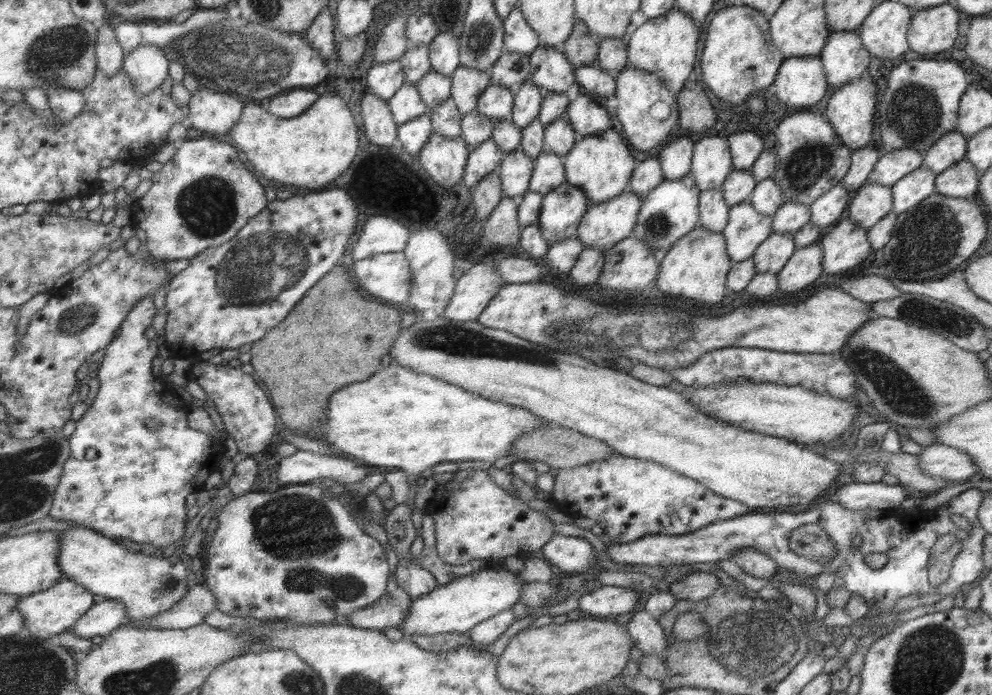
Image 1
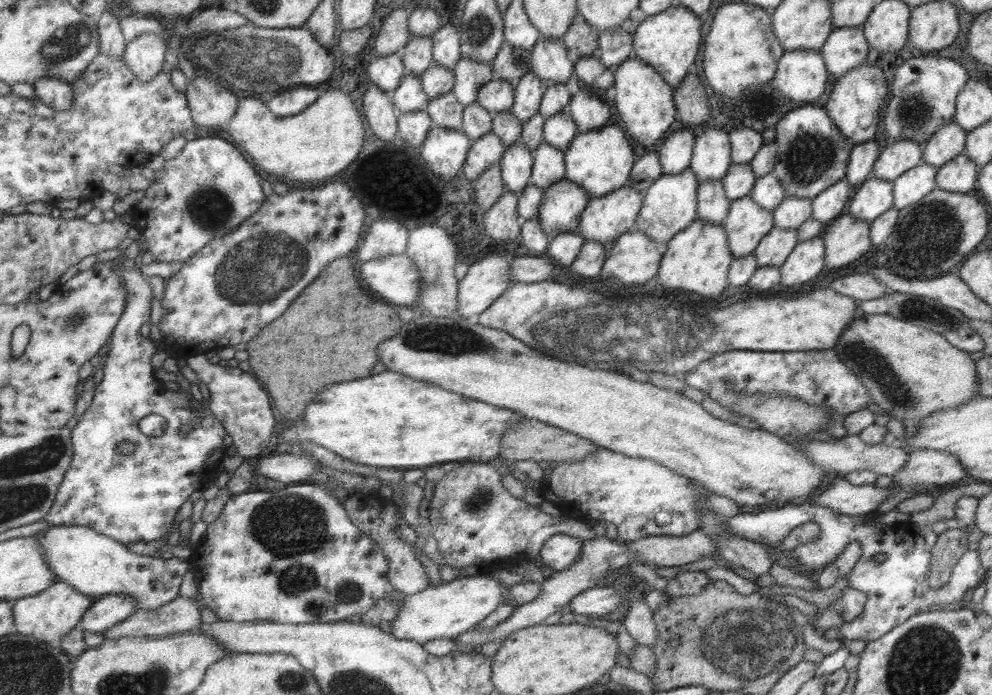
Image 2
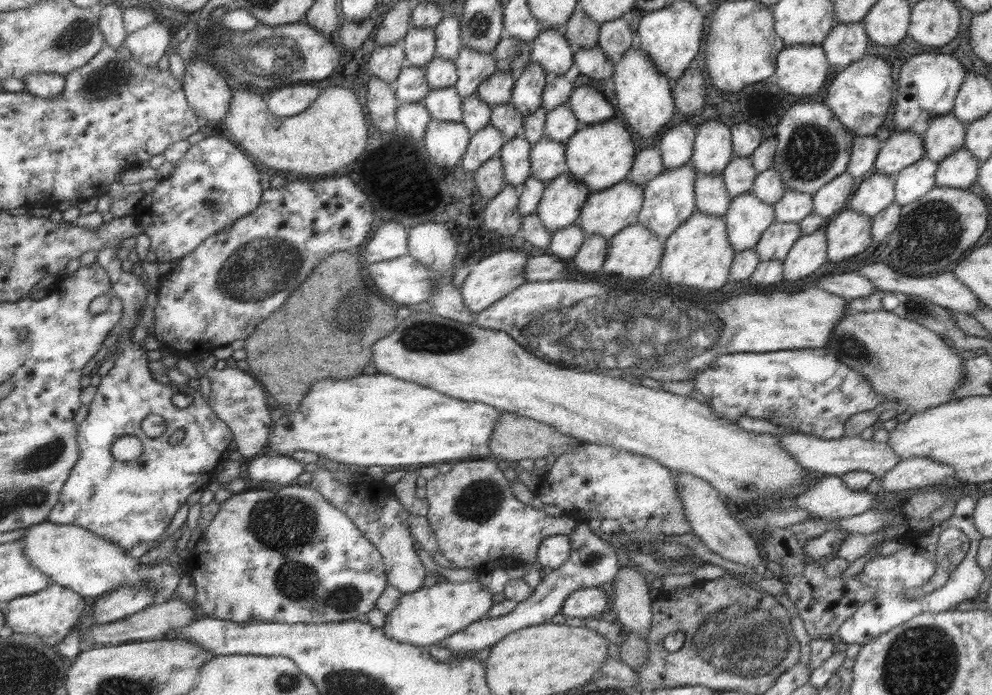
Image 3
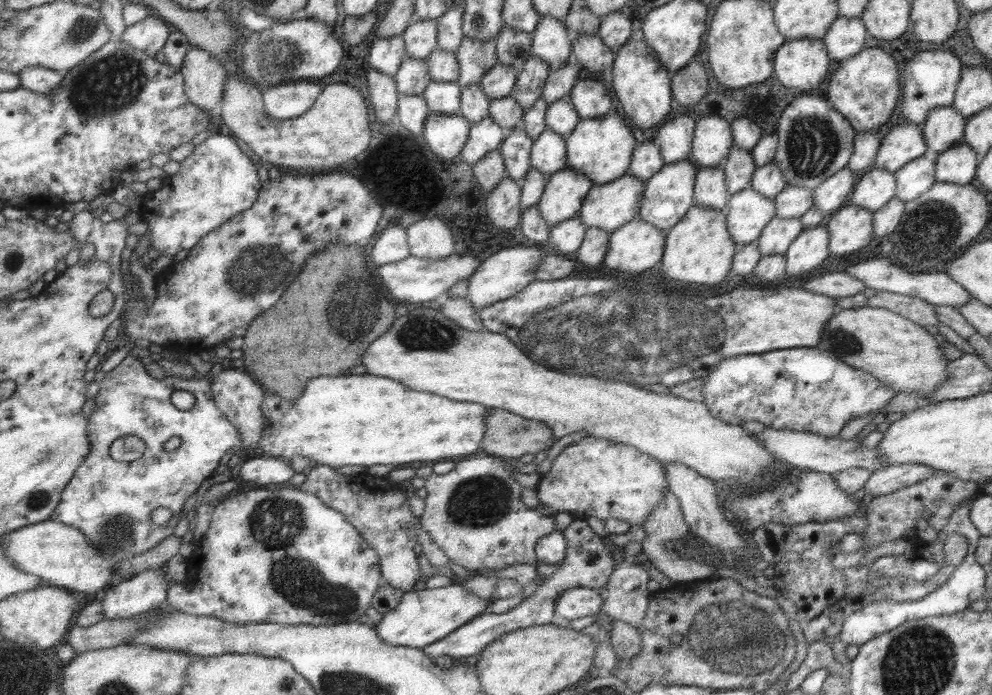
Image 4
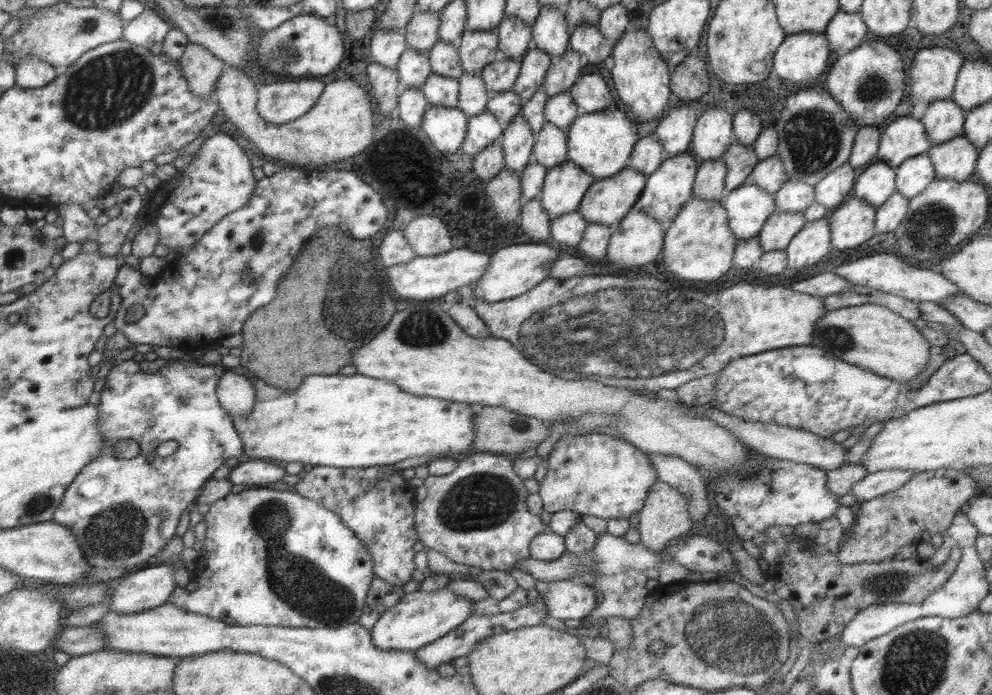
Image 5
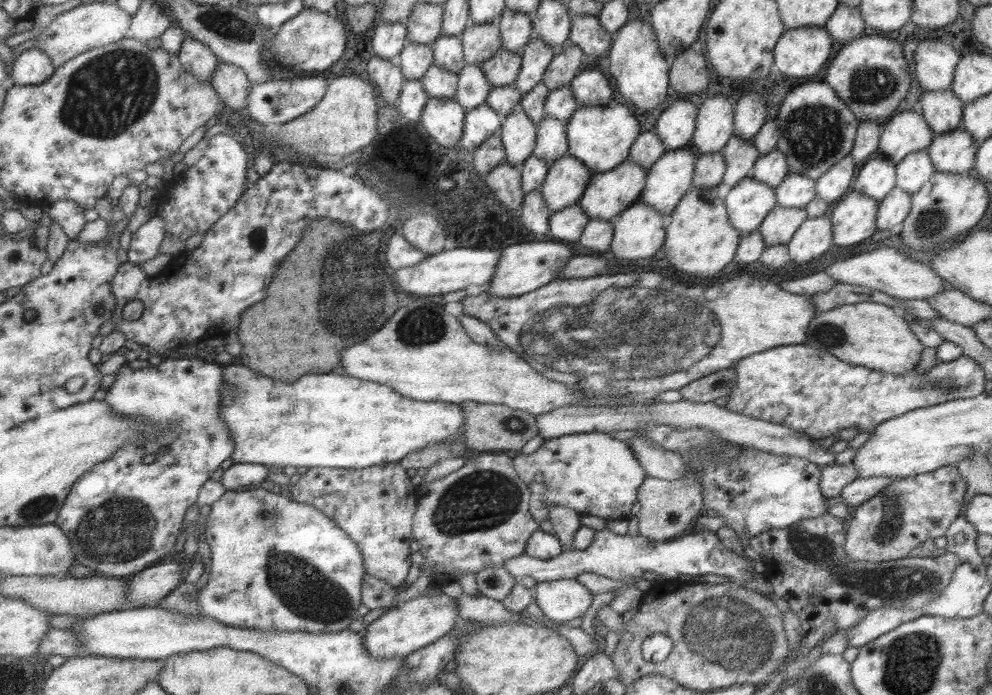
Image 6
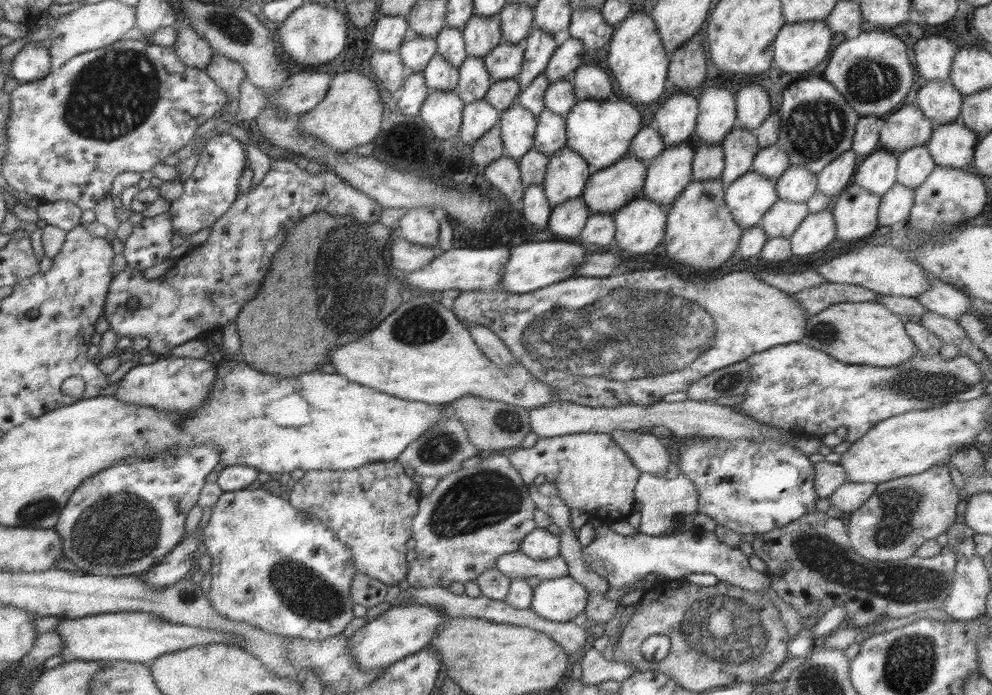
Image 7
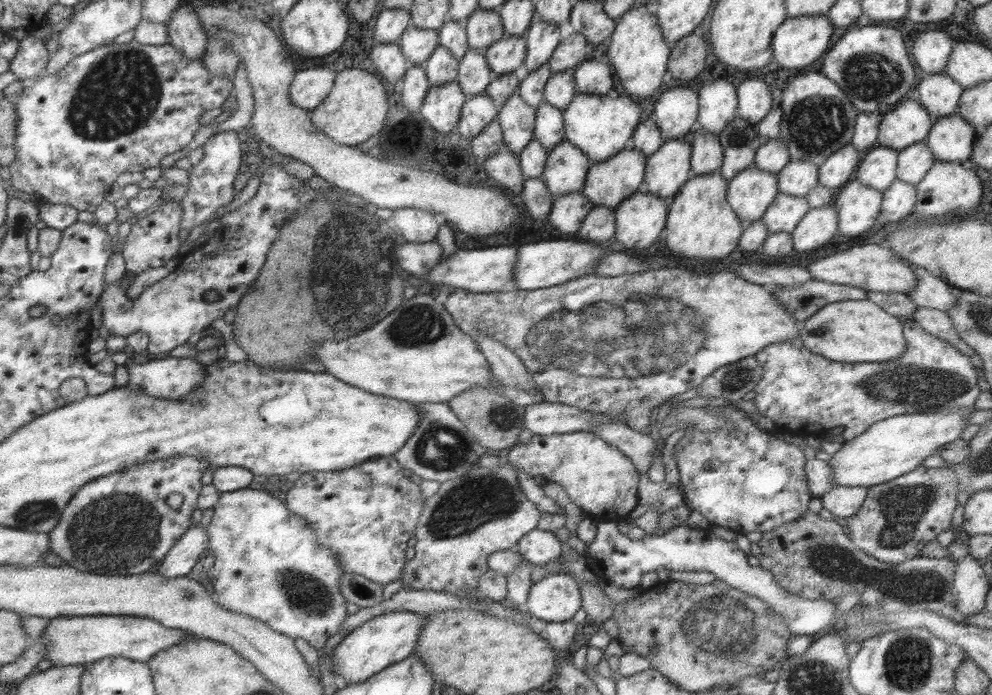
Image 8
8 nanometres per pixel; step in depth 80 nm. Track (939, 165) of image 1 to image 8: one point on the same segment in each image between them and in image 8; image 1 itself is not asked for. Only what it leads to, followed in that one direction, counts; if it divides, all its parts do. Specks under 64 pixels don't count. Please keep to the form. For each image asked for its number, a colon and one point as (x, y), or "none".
2: (948, 141)
3: (945, 134)
4: (944, 127)
5: (943, 120)
6: (942, 112)
7: (940, 102)
8: (939, 94)

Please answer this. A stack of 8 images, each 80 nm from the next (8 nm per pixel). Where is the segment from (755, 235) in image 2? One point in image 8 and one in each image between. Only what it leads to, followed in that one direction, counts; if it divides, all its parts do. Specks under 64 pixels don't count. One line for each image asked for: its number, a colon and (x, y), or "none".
3: (746, 217)
4: (747, 212)
5: (747, 207)
6: (747, 203)
7: (747, 198)
8: (749, 193)

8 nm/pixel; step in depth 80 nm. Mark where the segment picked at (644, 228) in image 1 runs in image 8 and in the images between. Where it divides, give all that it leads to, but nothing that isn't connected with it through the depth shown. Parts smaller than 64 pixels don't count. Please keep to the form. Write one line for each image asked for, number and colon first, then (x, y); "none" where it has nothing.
2: (669, 204)
3: (668, 199)
4: (668, 194)
5: (670, 185)
6: (670, 176)
7: (667, 174)
8: (666, 170)

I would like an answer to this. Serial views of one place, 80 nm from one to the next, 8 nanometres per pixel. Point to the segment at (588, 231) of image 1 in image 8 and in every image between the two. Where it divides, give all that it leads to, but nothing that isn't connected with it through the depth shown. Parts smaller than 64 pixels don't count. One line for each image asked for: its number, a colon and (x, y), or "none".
2: (605, 217)
3: (605, 212)
4: (606, 206)
5: (606, 201)
6: (607, 194)
7: (606, 190)
8: (607, 183)

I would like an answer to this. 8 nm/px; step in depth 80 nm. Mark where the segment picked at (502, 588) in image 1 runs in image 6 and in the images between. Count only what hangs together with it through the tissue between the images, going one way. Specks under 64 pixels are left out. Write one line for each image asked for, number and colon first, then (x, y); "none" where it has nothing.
2: (446, 610)
3: (423, 618)
4: (421, 618)
5: (419, 618)
6: (414, 624)

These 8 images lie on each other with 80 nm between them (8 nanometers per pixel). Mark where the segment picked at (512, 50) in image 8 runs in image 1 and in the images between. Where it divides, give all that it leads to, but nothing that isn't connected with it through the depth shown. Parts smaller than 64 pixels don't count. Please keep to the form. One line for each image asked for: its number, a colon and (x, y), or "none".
1: (495, 102)
2: (494, 96)
3: (496, 89)
4: (498, 81)
5: (499, 75)
6: (502, 68)
7: (503, 61)

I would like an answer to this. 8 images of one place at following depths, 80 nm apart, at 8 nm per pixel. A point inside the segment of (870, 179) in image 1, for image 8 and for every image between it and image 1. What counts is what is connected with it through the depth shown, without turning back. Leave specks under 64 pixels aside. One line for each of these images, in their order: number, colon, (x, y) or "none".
2: (897, 157)
3: (900, 149)
4: (904, 142)
5: (901, 137)
6: (906, 132)
7: (905, 128)
8: (904, 125)

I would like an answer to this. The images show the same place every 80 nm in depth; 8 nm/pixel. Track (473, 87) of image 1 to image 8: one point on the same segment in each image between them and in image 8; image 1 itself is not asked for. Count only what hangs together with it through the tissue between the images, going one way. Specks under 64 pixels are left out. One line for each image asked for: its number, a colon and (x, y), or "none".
2: (469, 75)
3: (472, 67)
4: (474, 57)
5: (477, 48)
6: (479, 41)
7: (480, 33)
8: (483, 27)

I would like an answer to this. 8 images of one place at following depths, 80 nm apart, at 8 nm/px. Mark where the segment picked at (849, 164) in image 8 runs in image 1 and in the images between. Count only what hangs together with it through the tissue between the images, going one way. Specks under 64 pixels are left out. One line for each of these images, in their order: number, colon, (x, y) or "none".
1: (828, 208)
2: (830, 203)
3: (831, 198)
4: (832, 193)
5: (830, 191)
6: (836, 182)
7: (836, 175)

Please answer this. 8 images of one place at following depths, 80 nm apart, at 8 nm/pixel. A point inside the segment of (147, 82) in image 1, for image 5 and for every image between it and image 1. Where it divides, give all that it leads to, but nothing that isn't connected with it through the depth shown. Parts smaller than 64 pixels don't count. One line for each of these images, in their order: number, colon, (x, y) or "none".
2: (143, 55)
3: (147, 44)
4: (148, 34)
5: (148, 27)

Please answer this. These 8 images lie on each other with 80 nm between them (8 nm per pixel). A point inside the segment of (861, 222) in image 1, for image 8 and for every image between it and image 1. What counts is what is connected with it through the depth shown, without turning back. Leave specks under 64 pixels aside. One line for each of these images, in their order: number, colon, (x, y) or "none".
2: (870, 199)
3: (870, 195)
4: (875, 187)
5: (874, 183)
6: (874, 178)
7: (876, 173)
8: (876, 169)

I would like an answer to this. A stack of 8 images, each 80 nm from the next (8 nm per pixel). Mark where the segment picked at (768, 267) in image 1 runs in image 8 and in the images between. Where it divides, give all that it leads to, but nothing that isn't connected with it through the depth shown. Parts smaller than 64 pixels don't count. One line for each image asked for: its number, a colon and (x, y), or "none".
2: (772, 250)
3: (775, 241)
4: (775, 236)
5: (776, 232)
6: (778, 225)
7: (781, 219)
8: (784, 211)

